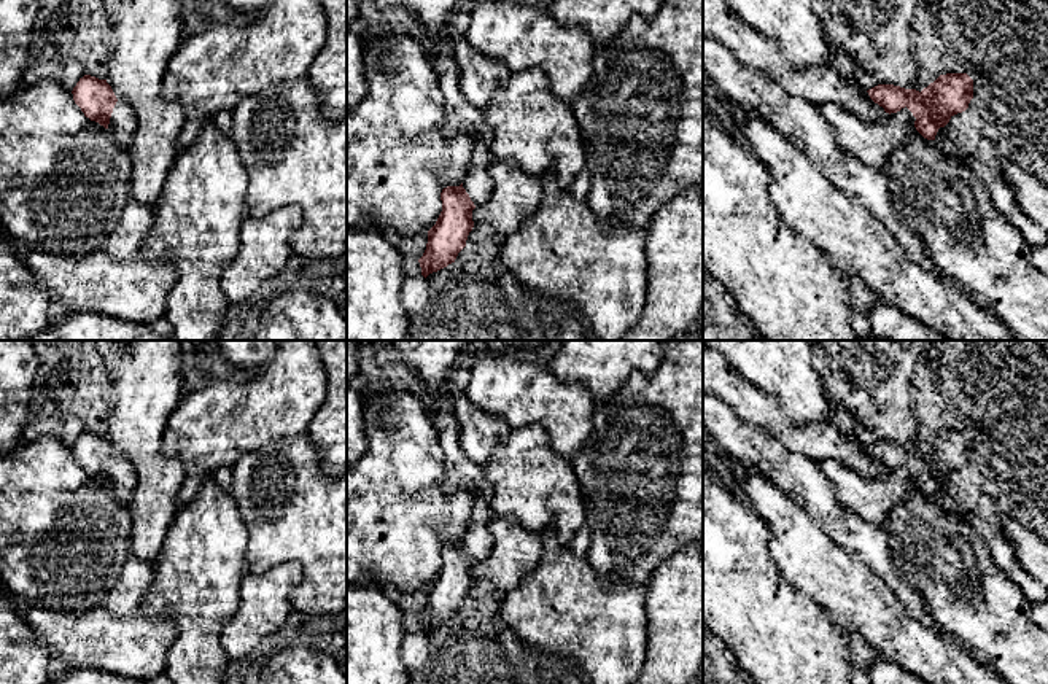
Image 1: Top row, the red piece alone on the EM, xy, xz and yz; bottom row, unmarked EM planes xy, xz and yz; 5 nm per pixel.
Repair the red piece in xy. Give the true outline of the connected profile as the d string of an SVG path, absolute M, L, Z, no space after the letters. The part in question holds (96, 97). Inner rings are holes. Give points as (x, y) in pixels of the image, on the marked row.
M84 75L72 94L86 118L103 126L116 145L129 148L138 121L132 107L116 99L107 80Z

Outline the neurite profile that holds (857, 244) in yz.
M744 108L747 122L741 138L754 150L768 170L768 192L784 221L809 243L819 248L844 274L860 278L879 301L899 307L908 317L943 334L949 340L1015 340L1007 325L989 310L975 304L956 285L927 274L899 245L891 231L867 208L848 199L813 162L755 110Z

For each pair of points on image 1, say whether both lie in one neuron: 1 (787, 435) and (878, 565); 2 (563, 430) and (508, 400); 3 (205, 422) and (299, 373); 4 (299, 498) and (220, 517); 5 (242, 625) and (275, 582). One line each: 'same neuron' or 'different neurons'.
1: different neurons
2: same neuron
3: same neuron
4: different neurons
5: same neuron

